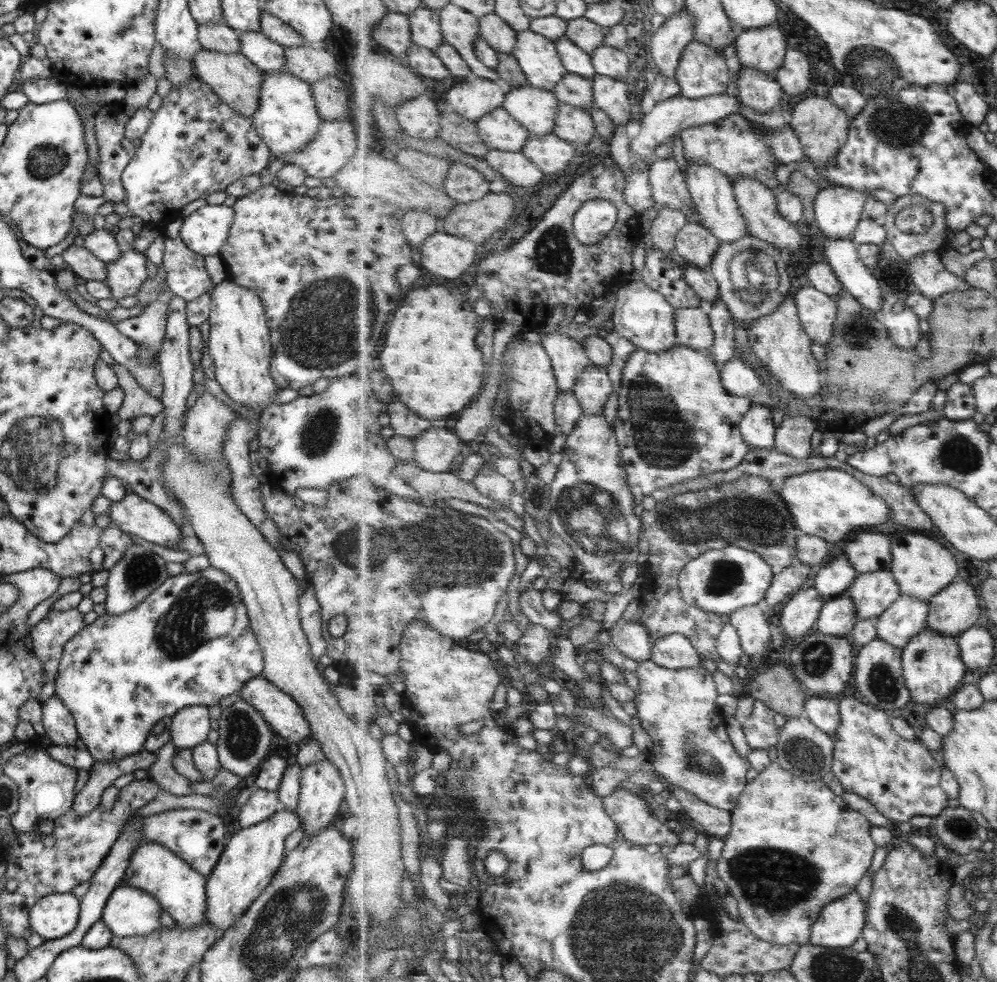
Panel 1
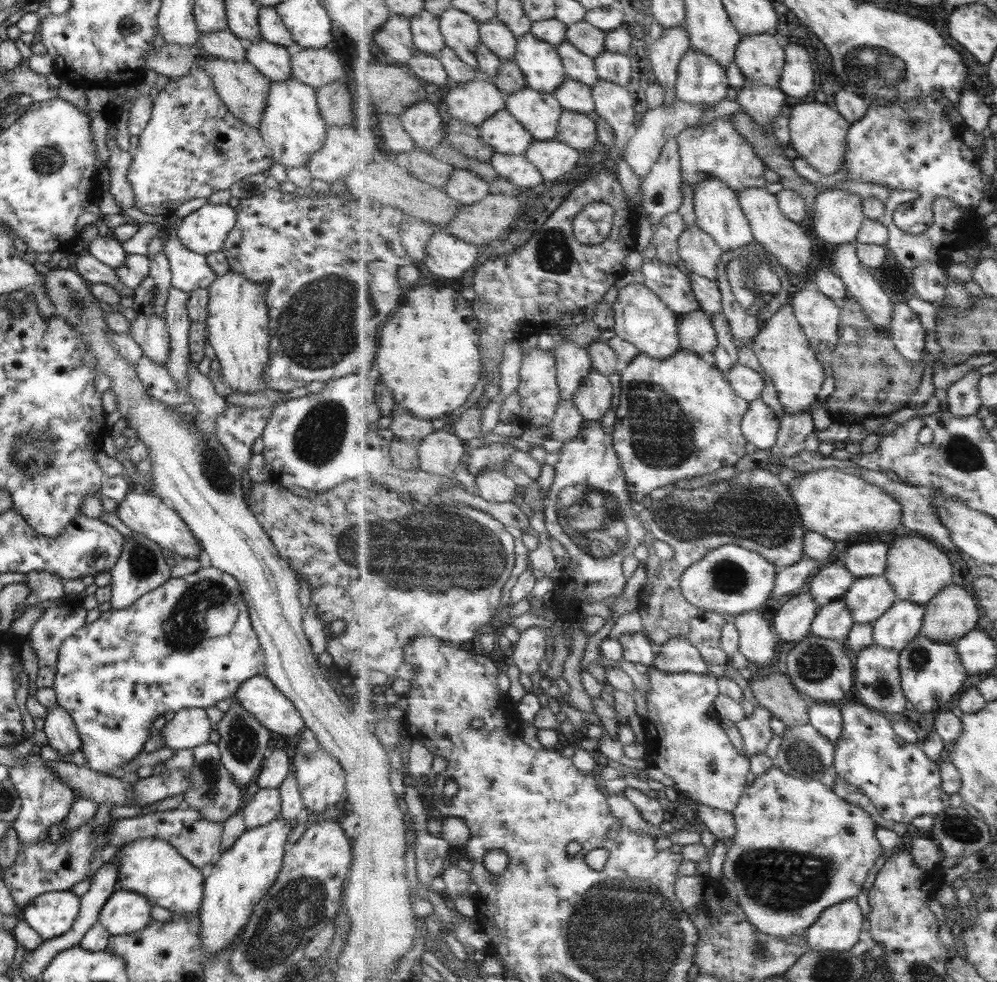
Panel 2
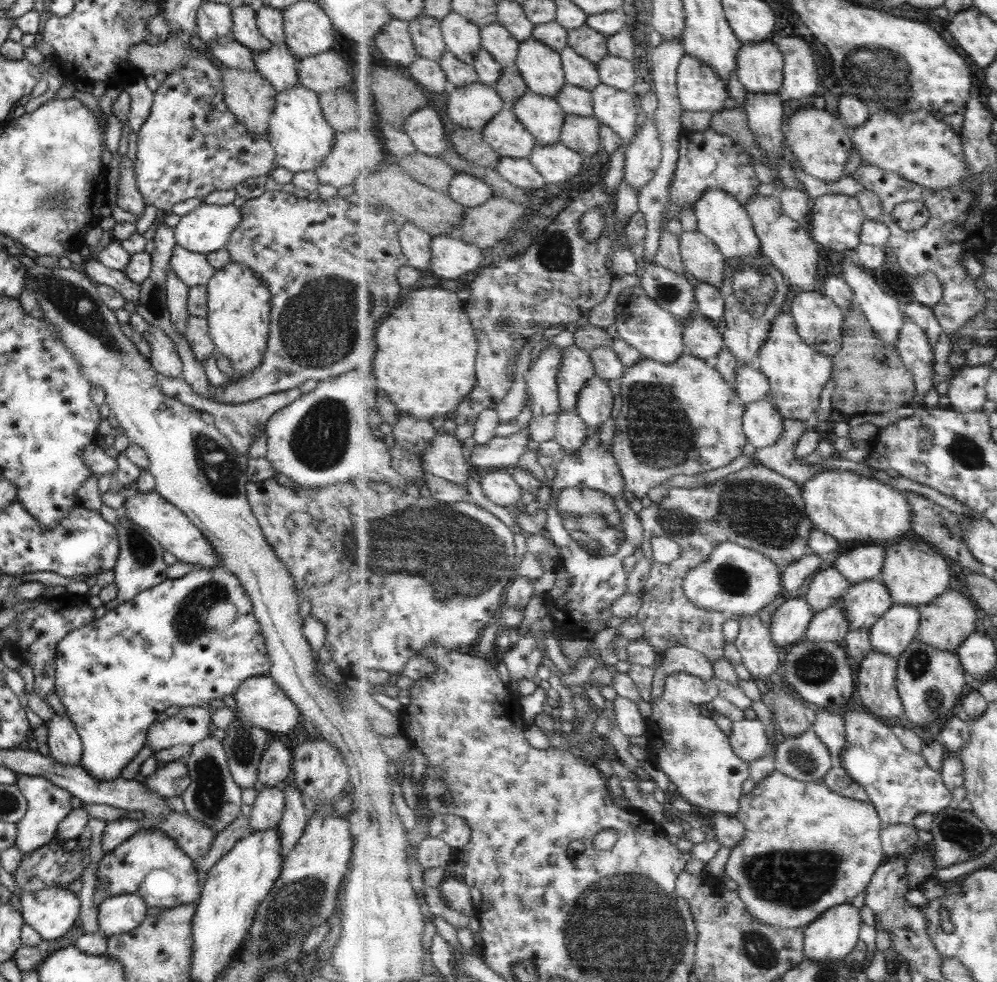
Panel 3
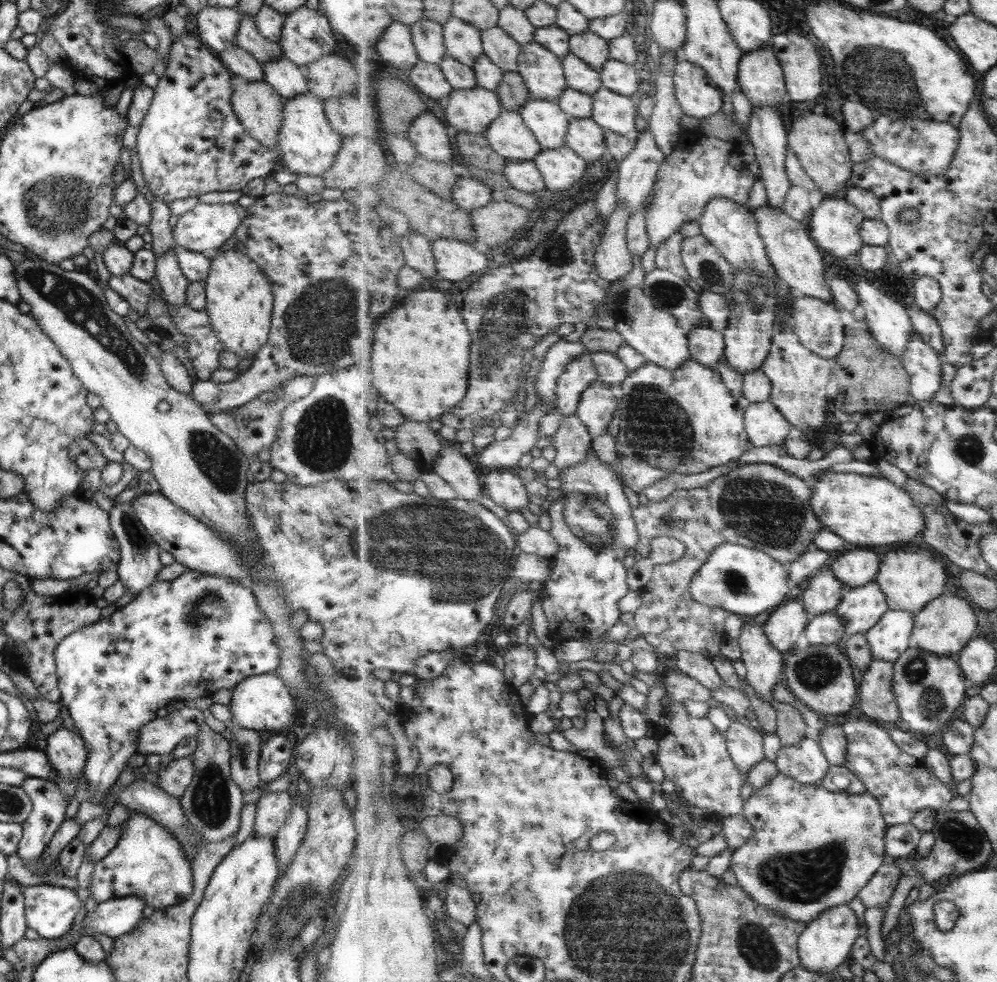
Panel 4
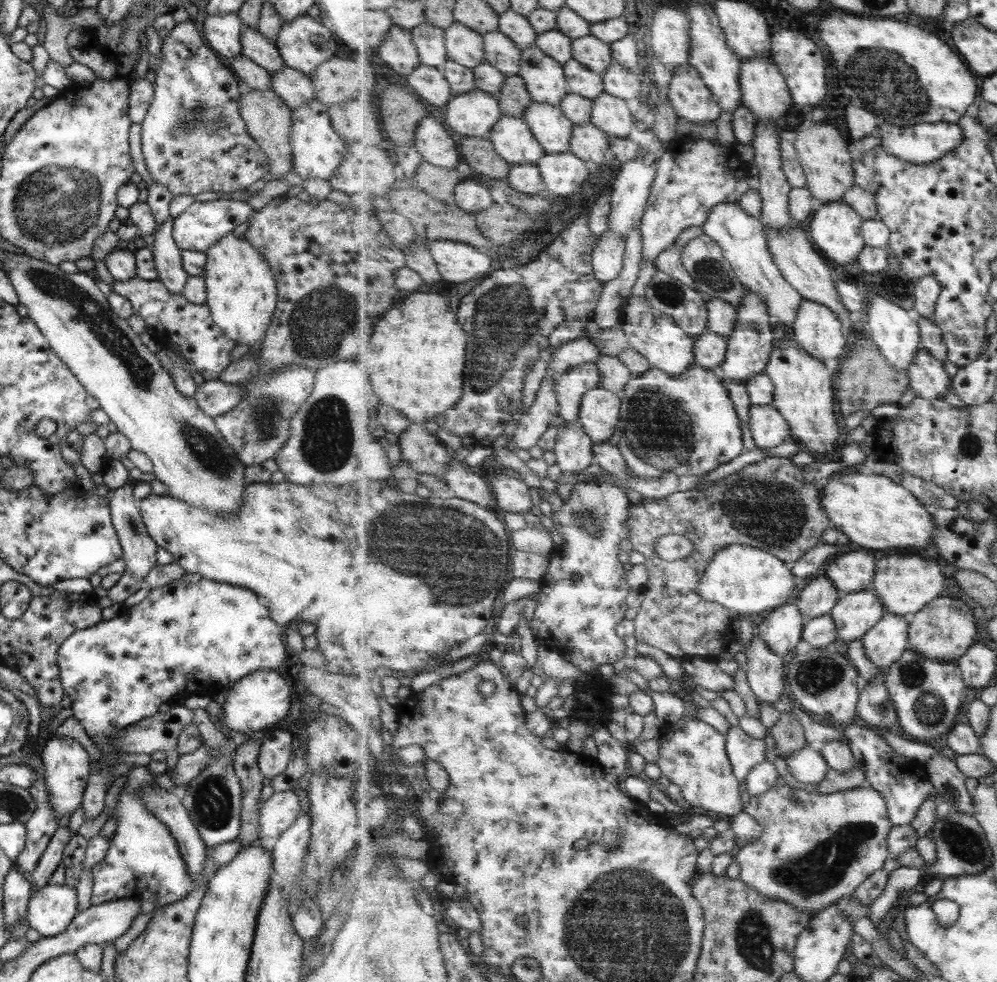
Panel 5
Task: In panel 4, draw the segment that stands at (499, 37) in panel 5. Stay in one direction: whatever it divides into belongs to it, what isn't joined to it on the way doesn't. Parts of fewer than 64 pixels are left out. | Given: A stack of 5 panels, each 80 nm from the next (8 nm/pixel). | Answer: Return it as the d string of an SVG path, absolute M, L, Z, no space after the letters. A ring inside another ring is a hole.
M495 26L481 31L484 53L504 71L517 71L522 46L503 28Z

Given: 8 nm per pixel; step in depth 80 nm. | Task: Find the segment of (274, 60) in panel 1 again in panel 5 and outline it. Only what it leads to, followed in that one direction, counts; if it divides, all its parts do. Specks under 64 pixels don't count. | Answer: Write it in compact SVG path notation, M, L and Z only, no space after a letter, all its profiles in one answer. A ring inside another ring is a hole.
M285 65L270 74L270 88L290 110L315 99L308 76Z

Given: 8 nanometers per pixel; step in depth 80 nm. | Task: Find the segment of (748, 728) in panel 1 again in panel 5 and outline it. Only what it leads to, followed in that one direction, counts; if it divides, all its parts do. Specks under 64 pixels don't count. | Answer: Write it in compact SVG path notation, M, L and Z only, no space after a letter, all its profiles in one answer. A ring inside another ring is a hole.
M739 726L730 727L726 734L726 749L738 779L746 780L747 775L757 764L765 762L767 748L765 741L752 738Z

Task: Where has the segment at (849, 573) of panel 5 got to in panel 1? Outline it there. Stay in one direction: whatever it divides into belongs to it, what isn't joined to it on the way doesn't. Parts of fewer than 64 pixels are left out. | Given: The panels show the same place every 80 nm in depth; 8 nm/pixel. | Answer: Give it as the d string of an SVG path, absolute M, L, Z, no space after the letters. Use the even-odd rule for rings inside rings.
M871 529L847 541L844 553L858 574L892 570L893 555L889 536Z

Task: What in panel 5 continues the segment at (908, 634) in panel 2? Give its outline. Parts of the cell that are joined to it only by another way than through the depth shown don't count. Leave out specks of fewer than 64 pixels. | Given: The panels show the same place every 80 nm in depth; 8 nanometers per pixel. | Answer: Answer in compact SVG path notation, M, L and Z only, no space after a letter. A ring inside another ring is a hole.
M886 612L862 639L866 655L878 667L889 668L909 649L909 633L907 617Z

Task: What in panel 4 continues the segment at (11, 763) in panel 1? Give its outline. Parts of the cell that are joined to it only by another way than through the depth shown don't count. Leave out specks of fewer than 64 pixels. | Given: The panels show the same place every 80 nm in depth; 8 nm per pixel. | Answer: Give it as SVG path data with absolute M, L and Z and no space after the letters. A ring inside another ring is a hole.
M25 777L18 787L29 797L32 804L30 813L20 822L22 833L14 850L23 864L27 864L31 859L36 859L42 854L57 827L64 821L68 800L66 794L62 793L54 782L42 778Z

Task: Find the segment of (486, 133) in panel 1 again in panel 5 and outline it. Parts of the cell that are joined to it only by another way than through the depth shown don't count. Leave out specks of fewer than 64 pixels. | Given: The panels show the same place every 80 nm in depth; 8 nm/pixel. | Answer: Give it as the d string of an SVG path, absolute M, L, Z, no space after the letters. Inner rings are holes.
M501 116L490 139L496 152L512 165L537 164L546 153L524 118Z

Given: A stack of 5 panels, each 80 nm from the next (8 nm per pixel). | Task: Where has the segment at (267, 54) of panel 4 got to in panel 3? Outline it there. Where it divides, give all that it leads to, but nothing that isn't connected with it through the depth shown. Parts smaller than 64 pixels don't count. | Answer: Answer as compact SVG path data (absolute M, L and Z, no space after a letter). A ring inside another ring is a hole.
M237 6L231 9L231 26L230 37L240 46L259 52L271 50L269 40L263 38L256 28L256 15L254 8L250 6Z

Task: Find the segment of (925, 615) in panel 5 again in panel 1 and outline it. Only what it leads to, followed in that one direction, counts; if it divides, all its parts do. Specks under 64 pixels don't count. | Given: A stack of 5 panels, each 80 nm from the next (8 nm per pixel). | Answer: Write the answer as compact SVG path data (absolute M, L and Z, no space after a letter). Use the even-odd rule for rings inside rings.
M958 581L929 600L927 628L957 638L981 618L981 603L969 582Z

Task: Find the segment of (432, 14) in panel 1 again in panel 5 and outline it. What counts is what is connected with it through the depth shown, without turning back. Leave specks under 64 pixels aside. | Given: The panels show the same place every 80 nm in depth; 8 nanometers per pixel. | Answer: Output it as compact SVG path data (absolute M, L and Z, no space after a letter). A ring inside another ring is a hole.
M427 21L421 26L415 26L410 32L420 54L421 62L442 69L450 59L444 29L437 28Z

